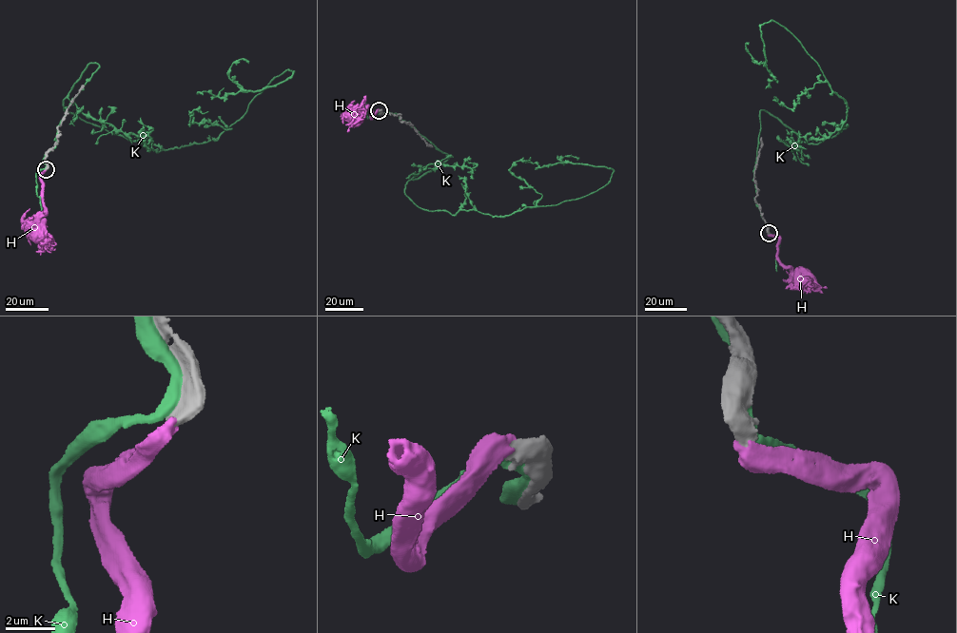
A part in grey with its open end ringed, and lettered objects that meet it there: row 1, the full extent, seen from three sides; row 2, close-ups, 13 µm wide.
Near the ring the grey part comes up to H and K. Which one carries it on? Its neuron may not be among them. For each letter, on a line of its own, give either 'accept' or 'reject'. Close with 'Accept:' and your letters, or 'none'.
H: reject
K: reject
Accept: none

